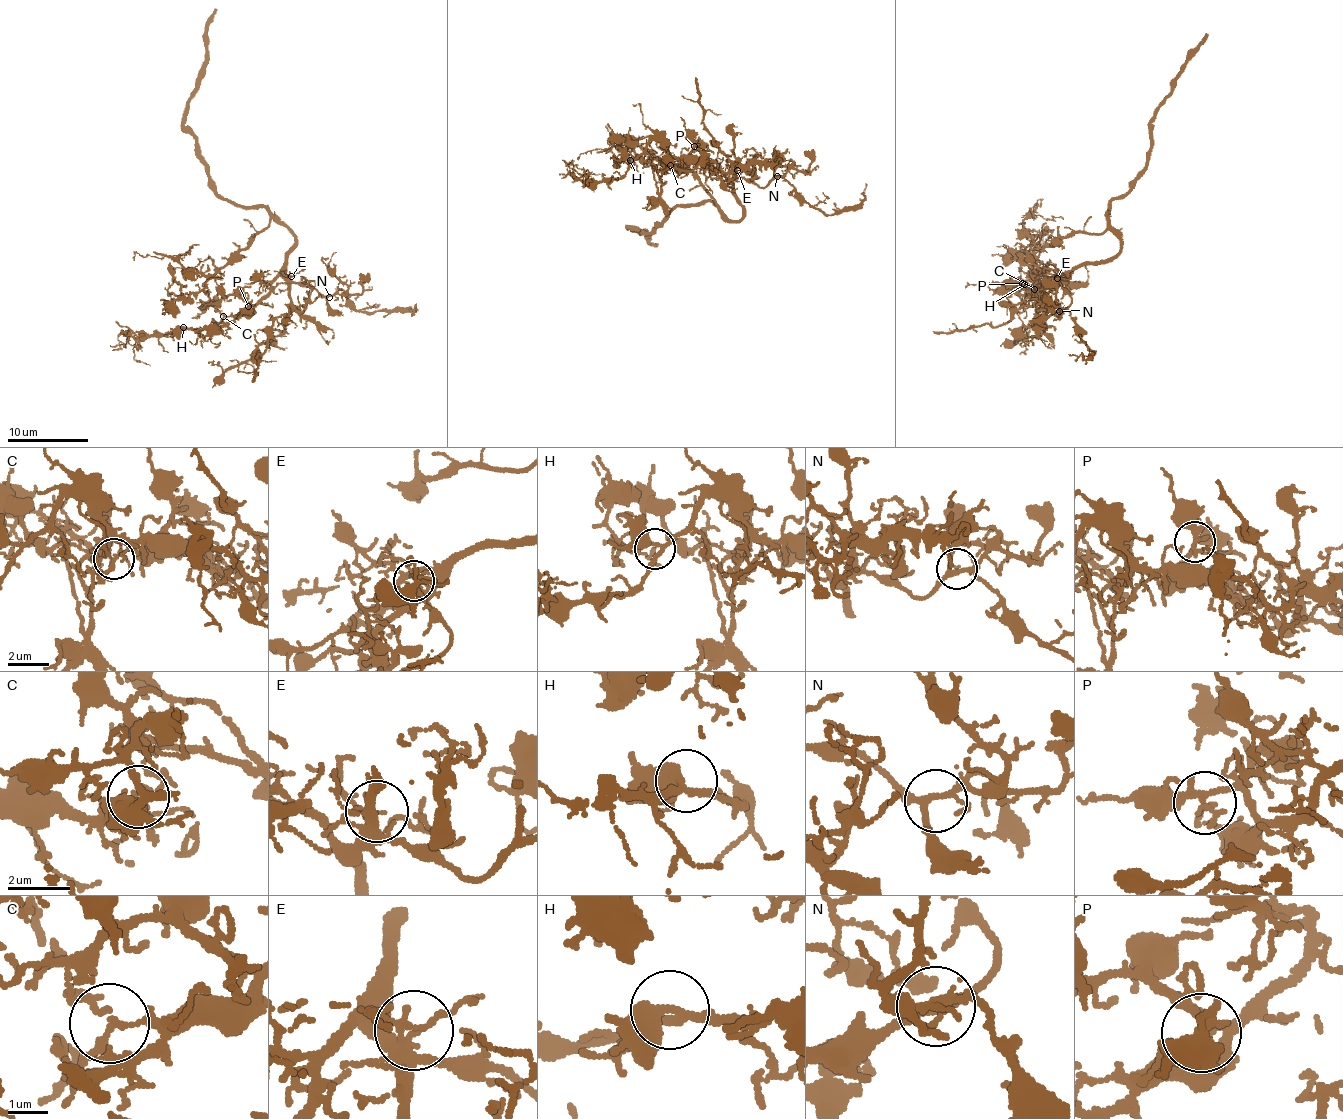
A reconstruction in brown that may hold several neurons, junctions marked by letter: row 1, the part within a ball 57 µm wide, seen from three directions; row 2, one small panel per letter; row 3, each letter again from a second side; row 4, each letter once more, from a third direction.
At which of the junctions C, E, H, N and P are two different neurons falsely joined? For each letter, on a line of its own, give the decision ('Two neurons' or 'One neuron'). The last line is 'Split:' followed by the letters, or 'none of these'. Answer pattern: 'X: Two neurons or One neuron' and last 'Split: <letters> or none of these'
C: One neuron
E: One neuron
H: One neuron
N: One neuron
P: One neuron
Split: none of these

